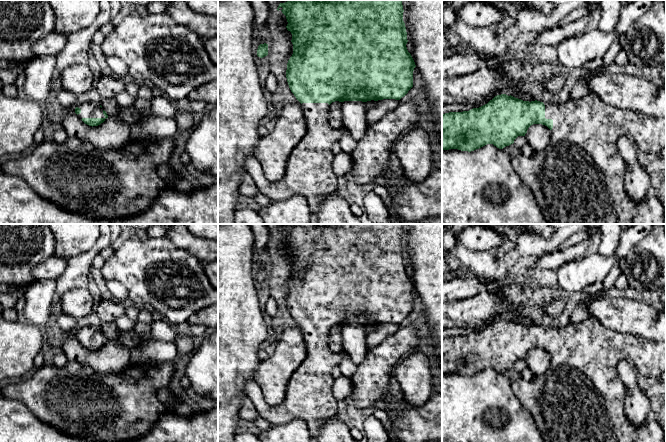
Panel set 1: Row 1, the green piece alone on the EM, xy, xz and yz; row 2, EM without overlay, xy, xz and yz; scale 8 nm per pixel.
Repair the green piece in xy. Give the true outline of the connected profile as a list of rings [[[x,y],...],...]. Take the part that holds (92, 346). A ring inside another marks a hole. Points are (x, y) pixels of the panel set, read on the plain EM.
[[[86,326],[76,330],[75,337],[85,348],[92,351],[100,349],[108,342],[106,335],[97,326]]]

